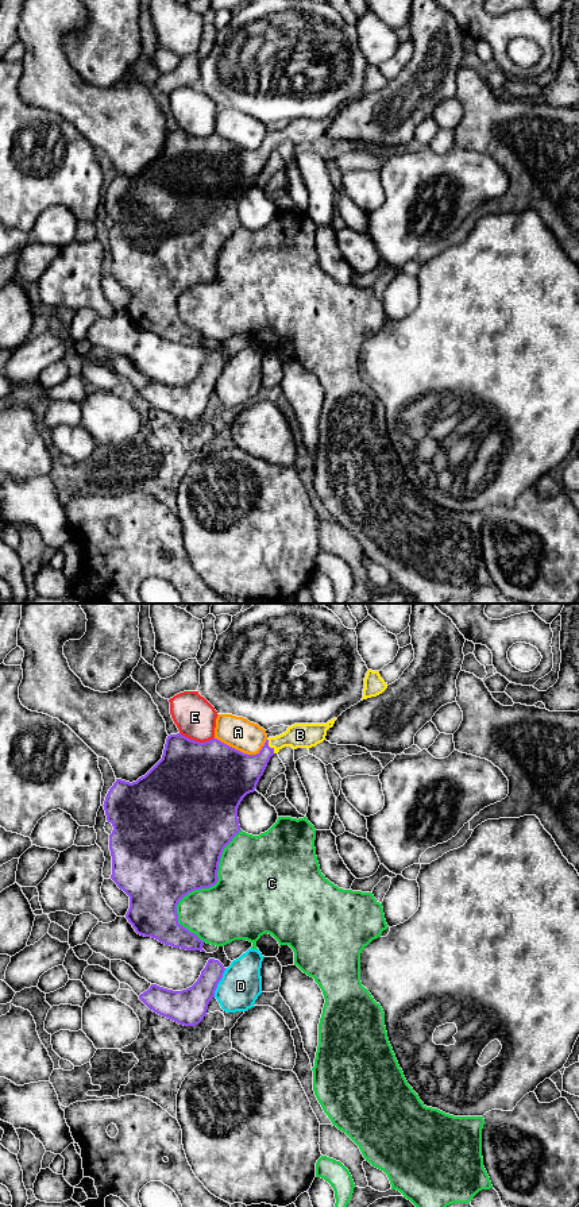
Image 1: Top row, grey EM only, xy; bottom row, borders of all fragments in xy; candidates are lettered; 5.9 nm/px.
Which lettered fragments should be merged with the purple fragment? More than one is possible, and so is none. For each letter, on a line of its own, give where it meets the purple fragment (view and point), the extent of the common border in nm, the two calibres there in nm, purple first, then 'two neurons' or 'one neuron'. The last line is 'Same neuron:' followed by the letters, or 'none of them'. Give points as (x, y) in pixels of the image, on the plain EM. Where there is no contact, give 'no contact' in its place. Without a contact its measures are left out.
A: xy (242, 147) | 320 nm | 460/190 nm | two neurons
B: xy (267, 141) | 100 nm | 260/140 nm | one neuron
C: xy (201, 282) | 700 nm | 480/380 nm | two neurons
D: xy (217, 378) | 190 nm | 220/240 nm | two neurons
E: xy (197, 137) | 220 nm | 500/240 nm | two neurons
Same neuron: B

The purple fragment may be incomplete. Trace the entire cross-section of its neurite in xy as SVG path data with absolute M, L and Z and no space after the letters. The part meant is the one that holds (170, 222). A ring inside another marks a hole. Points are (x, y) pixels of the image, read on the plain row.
M336 115L327 119L294 119L285 128L269 132L256 150L243 149L217 134L198 138L181 128L170 130L166 134L162 154L144 171L132 178L116 174L103 200L107 216L113 221L109 230L111 274L130 292L126 313L138 329L155 333L173 343L205 347L204 336L178 319L178 297L194 285L209 284L217 278L221 248L242 225L238 203L247 189L255 186L270 153L285 142L293 144L316 142L325 135L327 126Z

